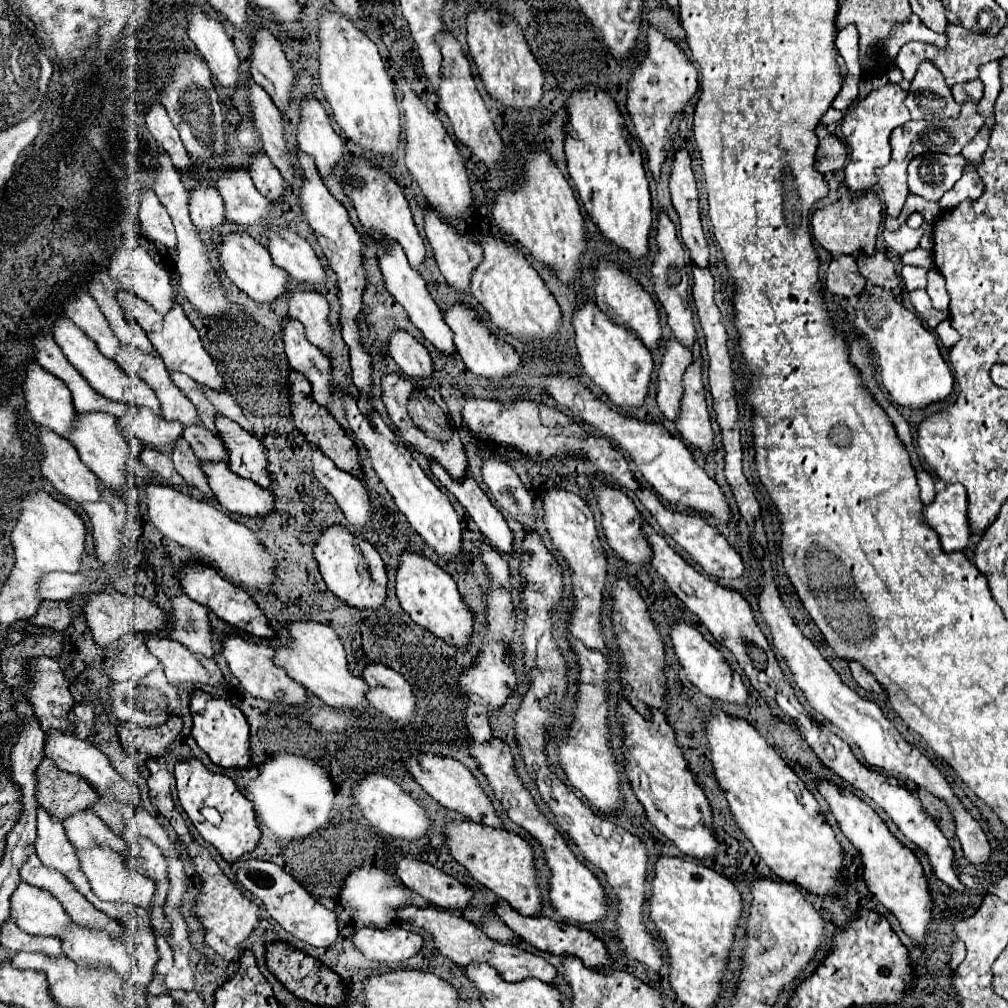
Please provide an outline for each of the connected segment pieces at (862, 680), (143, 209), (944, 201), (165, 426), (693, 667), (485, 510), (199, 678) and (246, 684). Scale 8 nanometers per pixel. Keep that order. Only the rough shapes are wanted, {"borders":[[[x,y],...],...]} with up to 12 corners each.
{"borders":[[[857,661],[849,663],[853,679],[873,693],[885,693],[883,685]],[[153,191],[141,195],[139,219],[147,237],[177,247],[171,221]],[[971,169],[939,203],[949,209],[983,195],[983,181]],[[145,407],[125,415],[125,437],[141,439],[165,455],[183,435]],[[687,623],[671,643],[689,681],[707,697],[749,705],[737,671]],[[431,471],[457,497],[473,525],[499,553],[513,553],[513,531],[475,479]],[[167,637],[145,645],[163,663],[173,687],[217,687],[223,673],[213,659]],[[237,635],[223,657],[243,689],[303,705],[307,691],[273,663],[273,649]]]}

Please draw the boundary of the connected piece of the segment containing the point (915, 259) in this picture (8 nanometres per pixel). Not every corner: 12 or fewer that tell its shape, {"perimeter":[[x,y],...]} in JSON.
{"perimeter":[[921,247],[907,251],[901,261],[933,269],[933,255]]}

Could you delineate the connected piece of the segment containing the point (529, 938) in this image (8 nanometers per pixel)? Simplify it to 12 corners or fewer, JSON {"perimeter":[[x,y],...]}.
{"perimeter":[[497,901],[497,915],[529,945],[613,965],[605,943],[577,925],[525,917]]}

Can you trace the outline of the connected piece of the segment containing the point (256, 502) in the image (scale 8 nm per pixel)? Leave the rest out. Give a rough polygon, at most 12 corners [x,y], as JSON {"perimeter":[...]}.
{"perimeter":[[201,463],[215,499],[251,519],[273,513],[273,495],[227,463]]}

